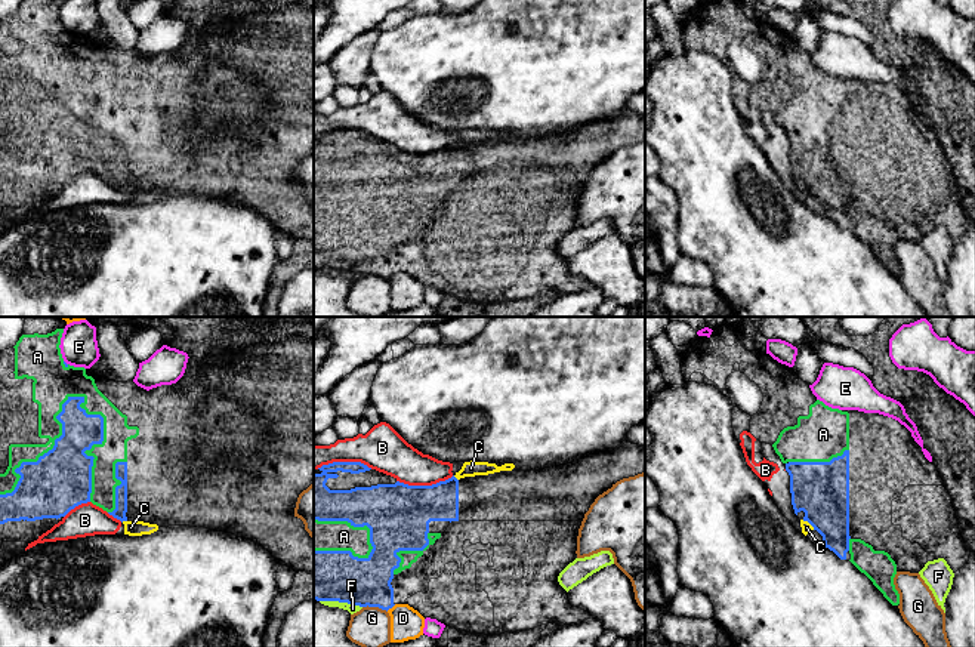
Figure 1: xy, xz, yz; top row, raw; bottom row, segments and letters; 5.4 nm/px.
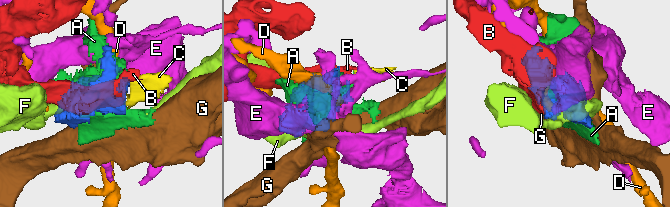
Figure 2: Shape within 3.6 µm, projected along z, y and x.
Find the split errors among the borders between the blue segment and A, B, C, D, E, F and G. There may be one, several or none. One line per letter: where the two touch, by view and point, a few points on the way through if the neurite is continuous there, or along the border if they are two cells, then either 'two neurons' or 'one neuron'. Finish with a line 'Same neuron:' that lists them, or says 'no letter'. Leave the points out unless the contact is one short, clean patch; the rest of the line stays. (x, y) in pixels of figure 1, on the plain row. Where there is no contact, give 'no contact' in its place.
A: contact xy (49, 119); one neuron
B: contact xz (425, 154); two neurons
C: contact yz (808, 190); border yz (802, 188), (814, 197); two neurons
D: contact xz (391, 276); two neurons
E: contact xy (65, 31); border xy (64, 28), (67, 33); two neurons
F: contact xz (341, 270); two neurons
G: contact xz (375, 274); border xz (363, 274), (378, 274), (386, 280); two neurons
Same neuron: A

